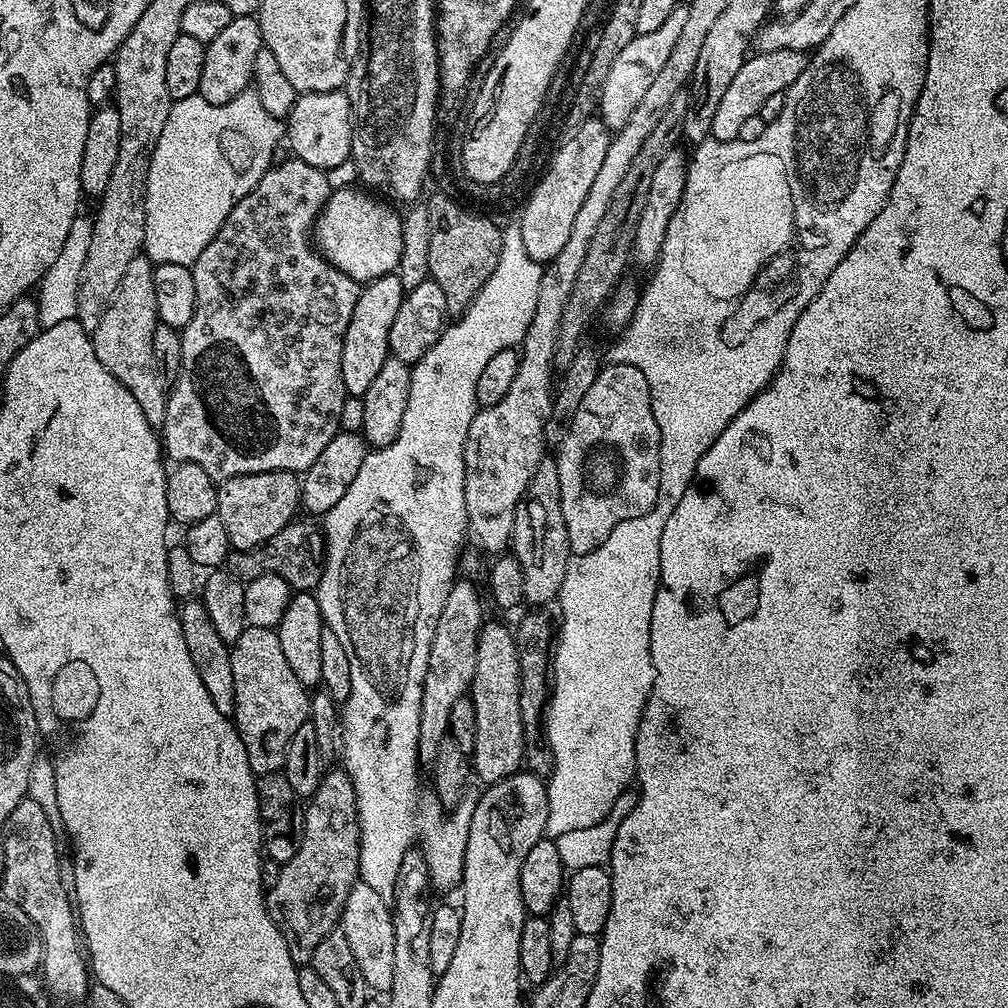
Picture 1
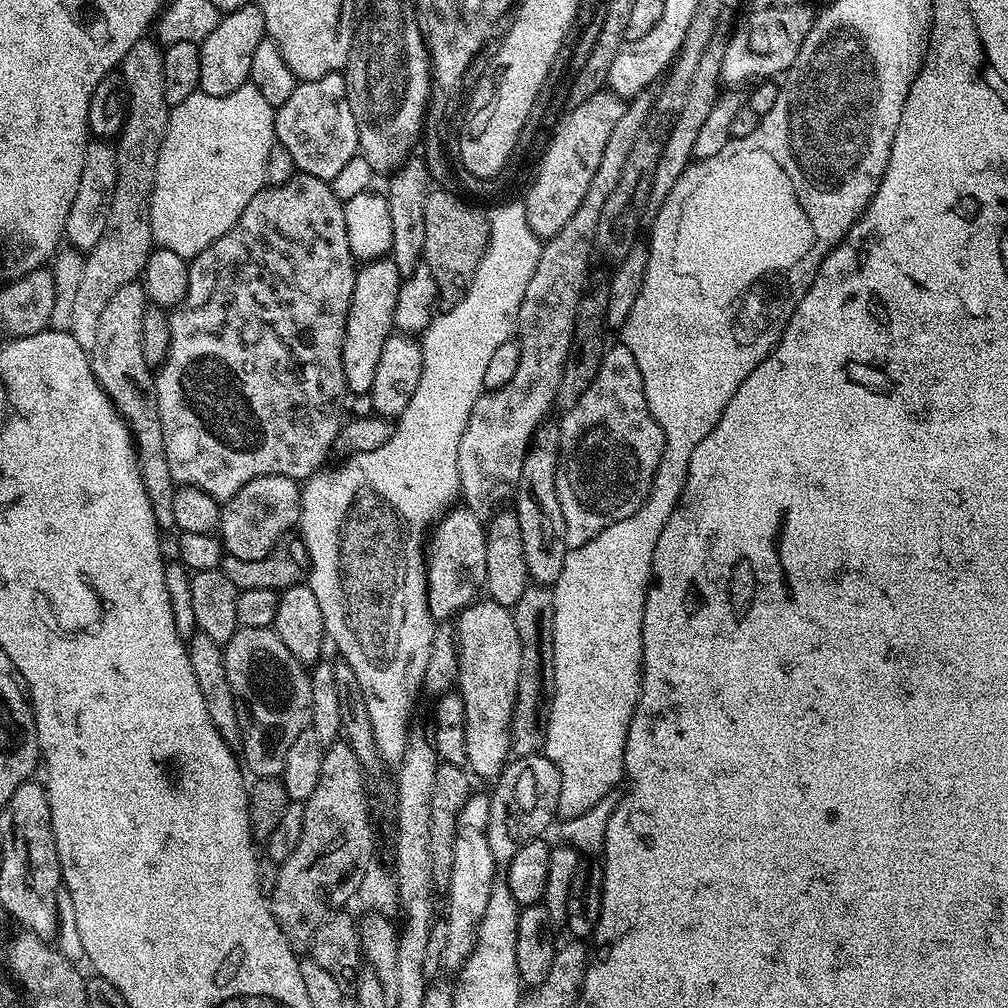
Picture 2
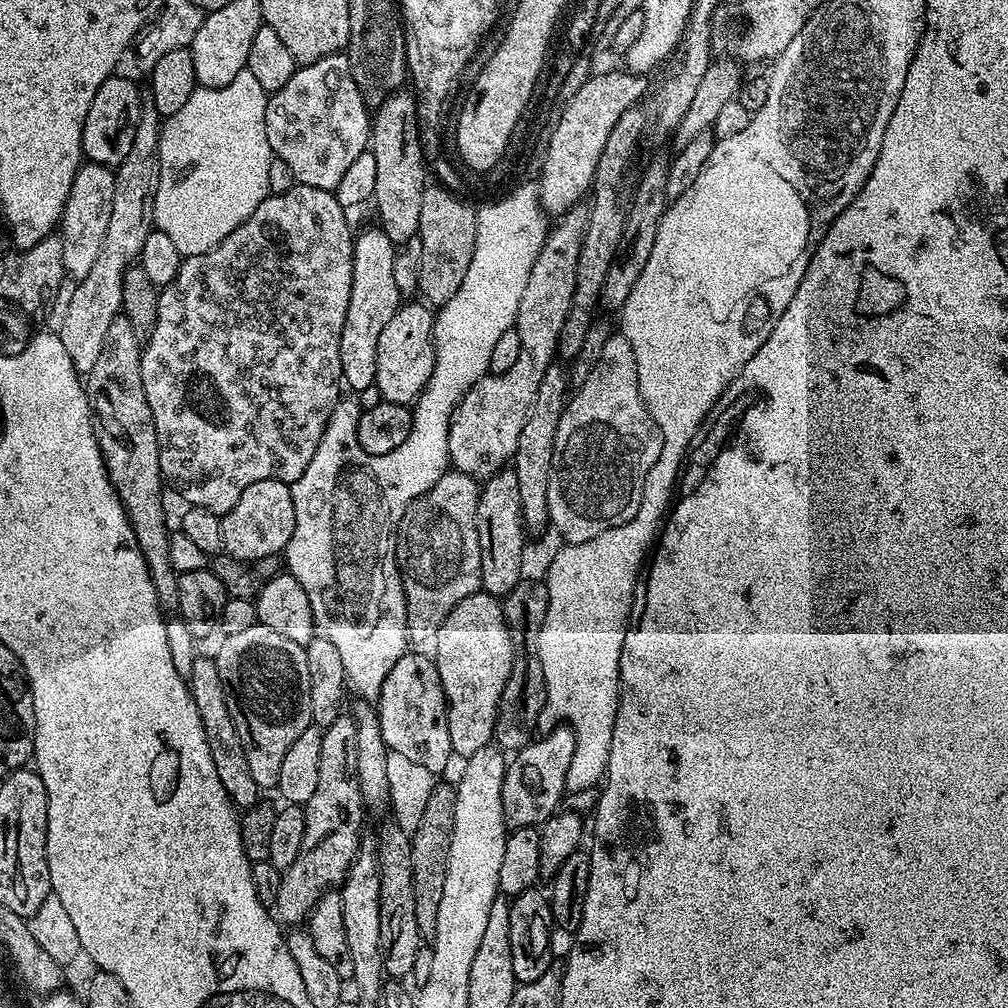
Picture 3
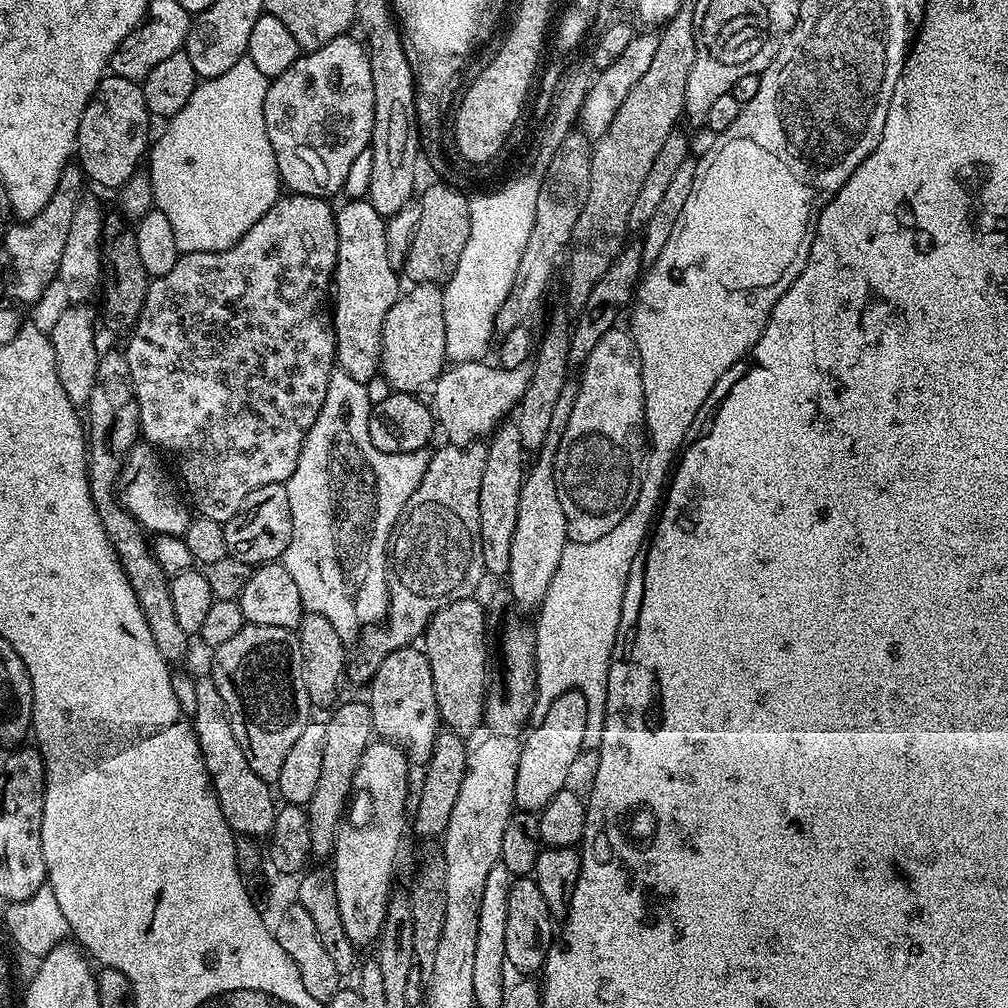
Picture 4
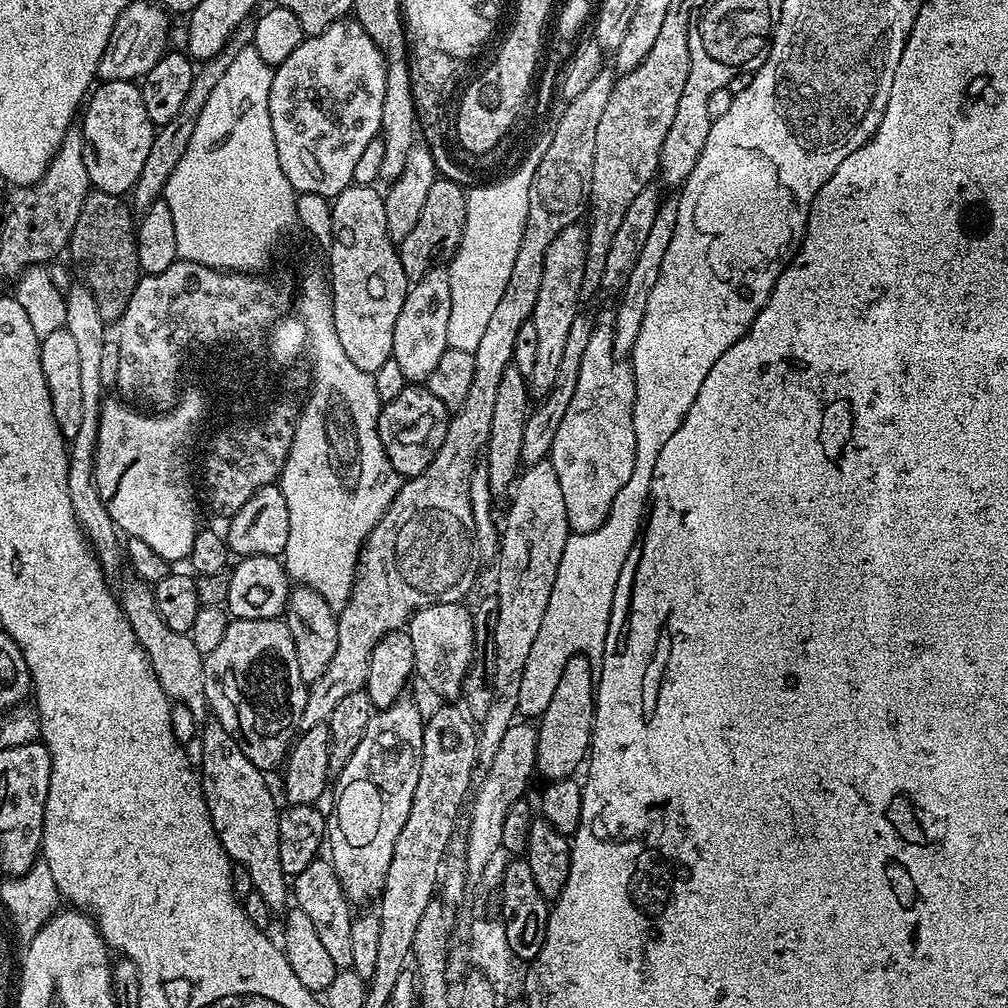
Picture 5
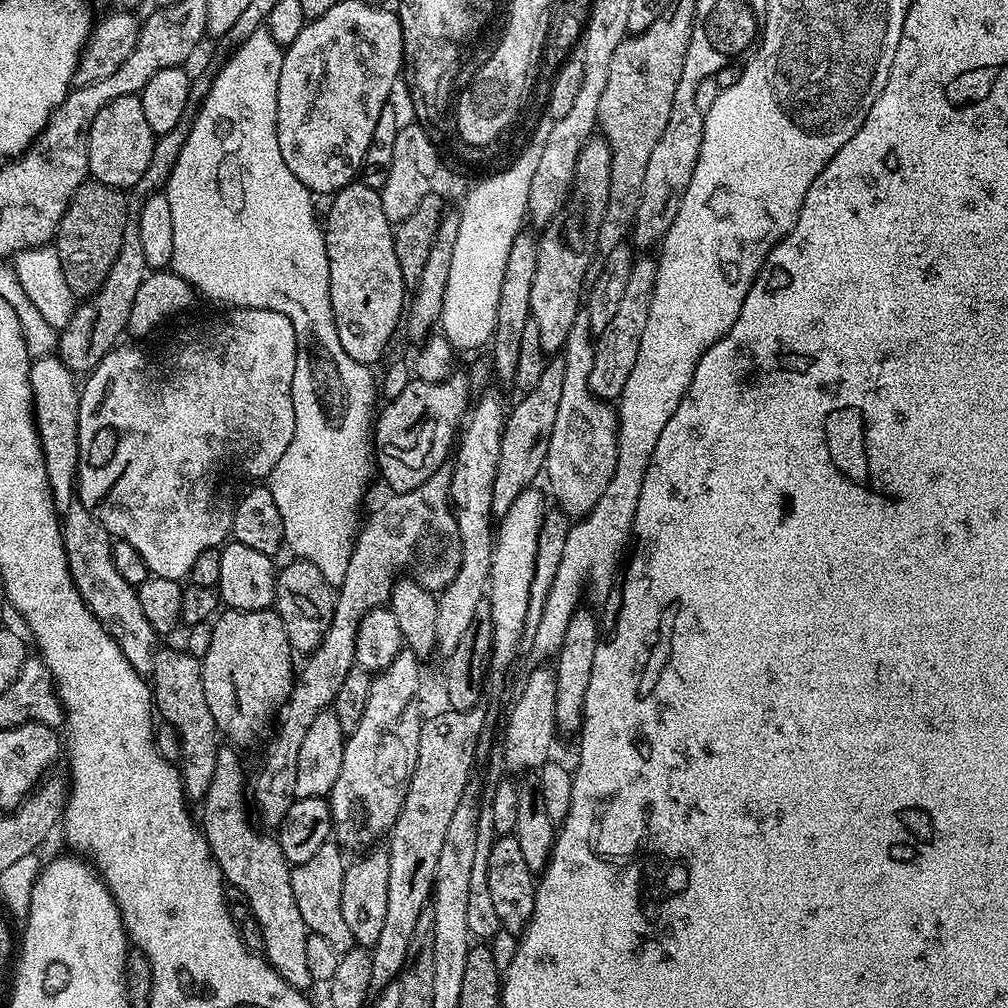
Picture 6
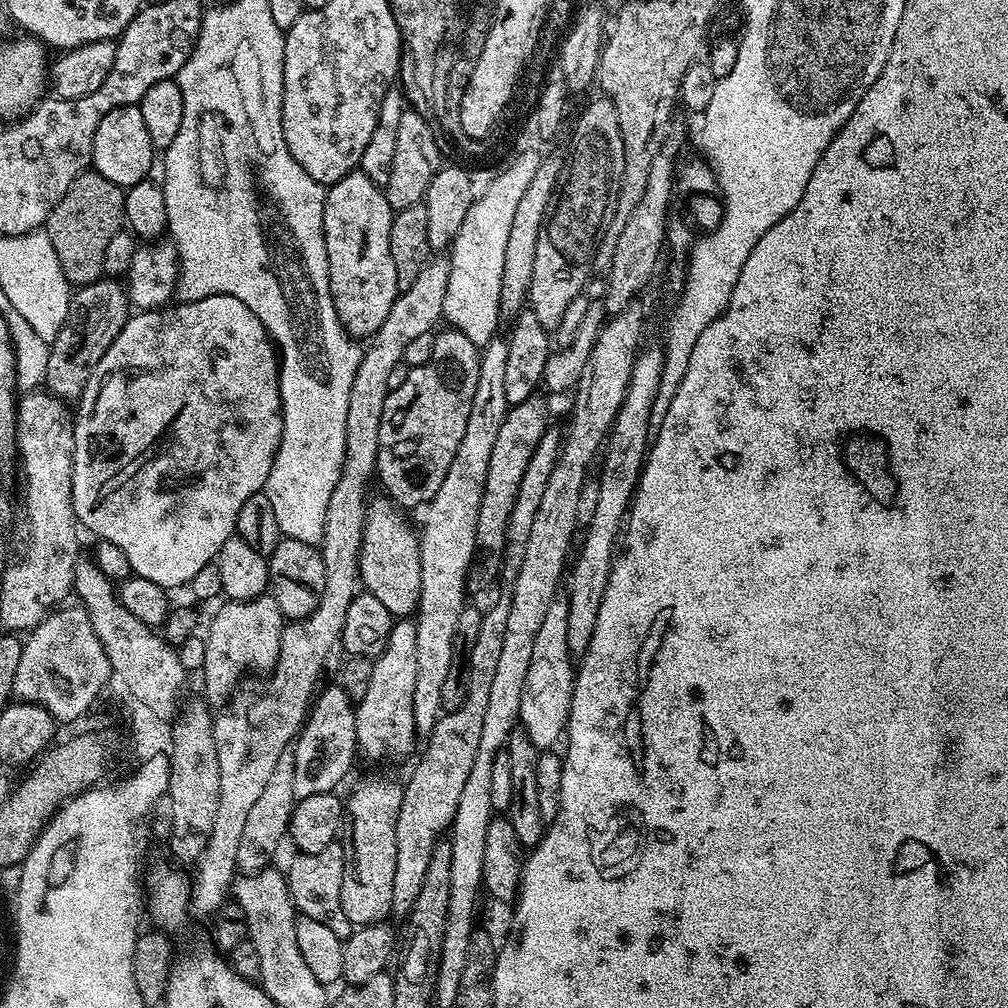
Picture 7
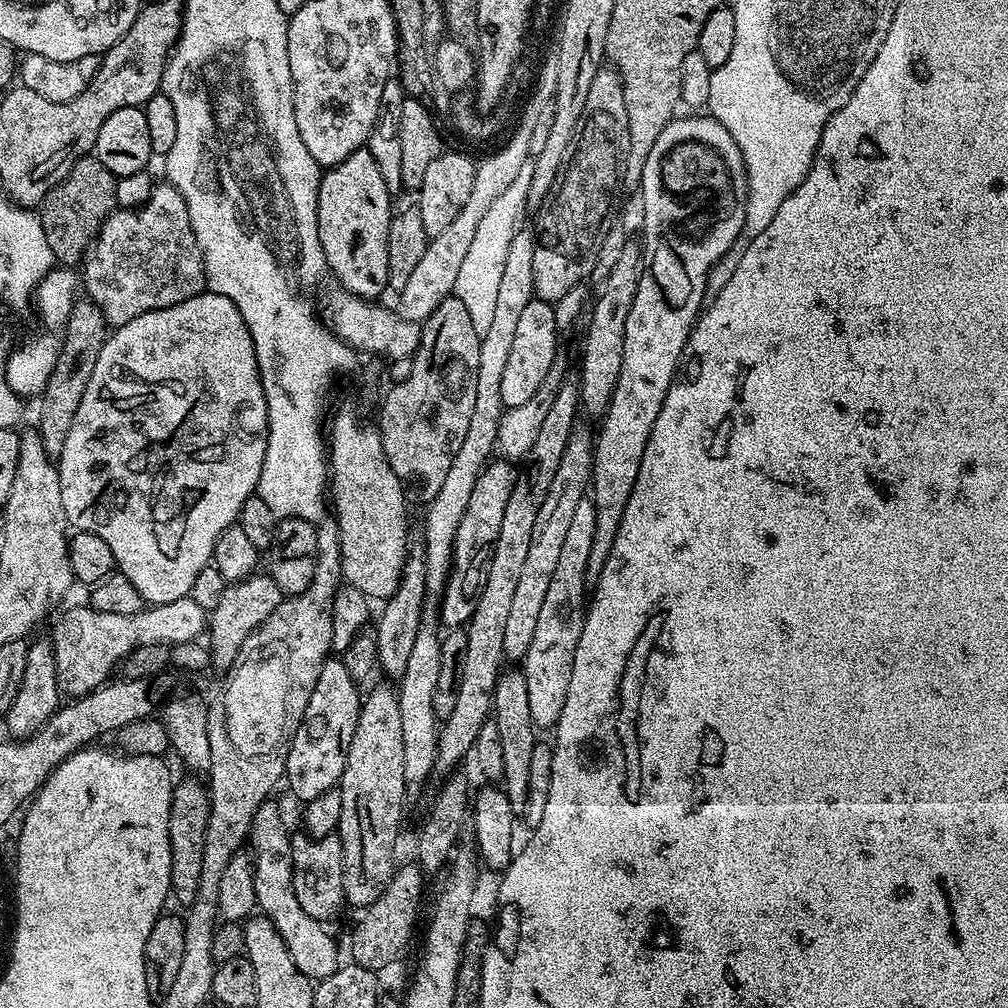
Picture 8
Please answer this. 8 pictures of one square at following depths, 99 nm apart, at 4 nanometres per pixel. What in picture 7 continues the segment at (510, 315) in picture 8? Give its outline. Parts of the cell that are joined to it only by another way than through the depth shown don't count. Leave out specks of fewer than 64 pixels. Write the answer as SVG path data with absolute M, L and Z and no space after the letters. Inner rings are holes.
M494 338L483 345L480 352L478 386L474 389L474 402L470 402L470 418L466 434L438 494L423 509L424 526L419 527L420 561L422 562L422 590L420 606L414 619L418 630L418 678L414 681L414 722L420 738L431 736L436 721L442 715L442 686L454 660L454 638L458 618L466 606L468 572L476 554L478 506L482 506L482 490L486 486L486 469L490 454L498 438L498 430L506 418L510 405L506 402L505 375L508 341Z

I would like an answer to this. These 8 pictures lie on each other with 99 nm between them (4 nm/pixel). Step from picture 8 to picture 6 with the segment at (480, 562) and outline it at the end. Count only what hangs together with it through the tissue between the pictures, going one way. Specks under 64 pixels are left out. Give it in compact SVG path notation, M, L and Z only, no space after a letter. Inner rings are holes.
M556 354L545 363L542 378L529 392L523 393L516 405L511 405L504 418L502 450L498 450L498 474L494 474L492 515L504 517L522 490L537 483L536 475L544 472L546 454L550 450L550 434L554 434L554 418L558 418L558 405L562 402L562 381L566 375L563 355Z

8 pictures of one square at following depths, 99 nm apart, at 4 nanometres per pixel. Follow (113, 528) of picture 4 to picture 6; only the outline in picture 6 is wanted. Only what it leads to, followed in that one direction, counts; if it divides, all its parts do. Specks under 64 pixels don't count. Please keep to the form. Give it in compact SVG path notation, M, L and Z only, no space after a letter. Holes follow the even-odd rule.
M161 647L156 653L150 673L155 711L163 723L169 724L177 731L180 739L180 779L184 782L184 793L192 802L203 801L210 786L210 778L214 778L214 762L218 747L214 714L210 714L210 706L206 706L206 690L202 690L200 666L201 661L187 650L175 652L172 648Z

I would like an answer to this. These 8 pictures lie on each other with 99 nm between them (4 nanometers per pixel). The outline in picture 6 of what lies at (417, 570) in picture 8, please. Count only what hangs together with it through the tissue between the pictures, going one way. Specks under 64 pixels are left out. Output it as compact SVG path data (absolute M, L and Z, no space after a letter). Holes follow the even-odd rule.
M407 646L401 648L398 658L394 658L394 662L390 662L390 666L373 679L362 722L358 722L358 730L351 732L344 741L342 770L338 774L338 782L334 782L332 787L330 803L332 830L335 839L345 849L364 850L375 845L379 841L376 840L379 836L387 837L402 810L408 780L412 777L414 766L418 762L418 734L422 715L420 716L420 708L416 705L416 695L420 692L420 664L421 657L415 656Z

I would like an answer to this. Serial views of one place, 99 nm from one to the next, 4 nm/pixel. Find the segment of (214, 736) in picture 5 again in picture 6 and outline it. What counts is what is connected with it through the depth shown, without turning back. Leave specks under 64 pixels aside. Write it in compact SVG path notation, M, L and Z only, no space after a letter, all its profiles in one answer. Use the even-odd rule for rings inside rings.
M220 746L216 750L214 778L210 778L210 786L202 801L202 831L225 881L244 895L247 911L256 919L258 926L262 926L264 959L289 986L307 990L314 984L310 966L306 966L306 942L310 933L294 902L294 890L290 886L292 868L282 854L279 839L263 831L256 832L249 801L248 804L244 801L244 764L236 753L239 751L235 747L227 747Z

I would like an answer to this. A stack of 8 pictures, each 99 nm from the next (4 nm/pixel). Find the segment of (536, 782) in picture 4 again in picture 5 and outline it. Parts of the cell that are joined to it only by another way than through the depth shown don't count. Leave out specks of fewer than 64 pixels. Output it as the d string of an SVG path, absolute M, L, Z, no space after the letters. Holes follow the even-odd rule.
M583 654L562 666L562 678L558 678L550 702L538 717L536 772L544 775L545 781L569 779L575 773L572 771L585 763L592 743L592 719L596 716L597 679L593 661Z

